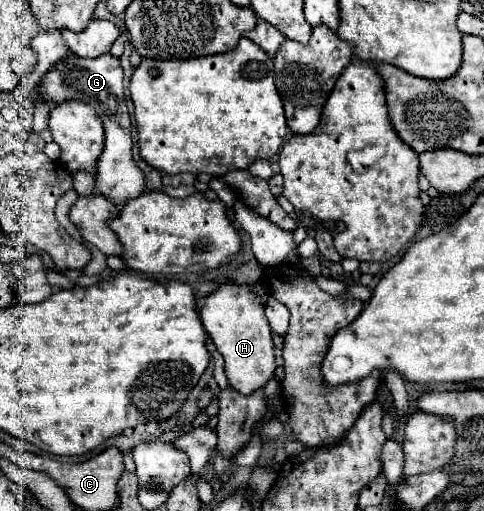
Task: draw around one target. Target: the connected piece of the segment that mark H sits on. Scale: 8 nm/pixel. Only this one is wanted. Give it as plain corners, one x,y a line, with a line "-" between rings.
221,284
217,286
217,292
205,298
205,306
201,310
201,322
225,360
225,376
229,386
239,394
253,394
255,390
263,388
275,376
277,368
271,330
257,294
259,288
261,284

